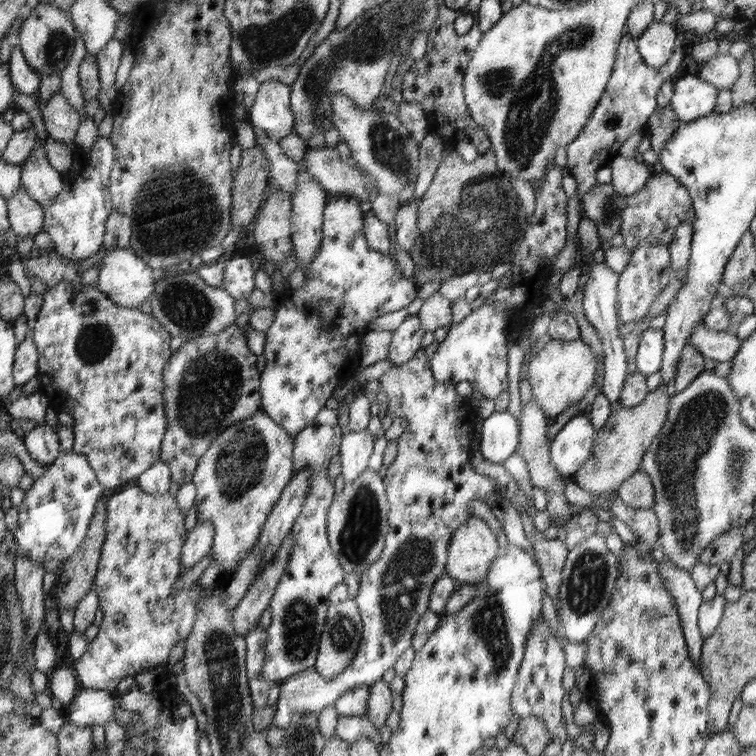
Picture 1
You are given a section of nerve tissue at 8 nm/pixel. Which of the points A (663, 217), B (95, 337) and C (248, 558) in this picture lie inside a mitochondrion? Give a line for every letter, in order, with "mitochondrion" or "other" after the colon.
A: mitochondrion
B: mitochondrion
C: other

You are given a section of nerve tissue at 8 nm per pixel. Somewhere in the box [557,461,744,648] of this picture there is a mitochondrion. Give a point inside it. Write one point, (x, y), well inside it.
(587, 586)

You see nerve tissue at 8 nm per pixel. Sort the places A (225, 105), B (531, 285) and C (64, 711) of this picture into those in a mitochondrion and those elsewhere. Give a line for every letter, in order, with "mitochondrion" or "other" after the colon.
A: other
B: other
C: other

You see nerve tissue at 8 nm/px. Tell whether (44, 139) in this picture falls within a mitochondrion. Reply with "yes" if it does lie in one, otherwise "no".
no

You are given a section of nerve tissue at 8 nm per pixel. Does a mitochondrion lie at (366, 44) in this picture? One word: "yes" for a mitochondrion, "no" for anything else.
yes

